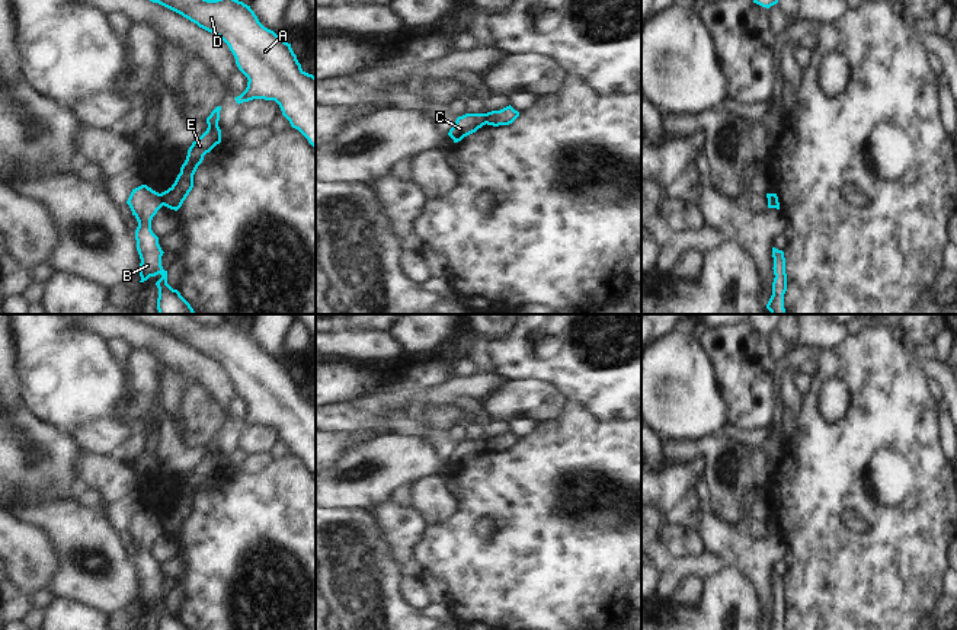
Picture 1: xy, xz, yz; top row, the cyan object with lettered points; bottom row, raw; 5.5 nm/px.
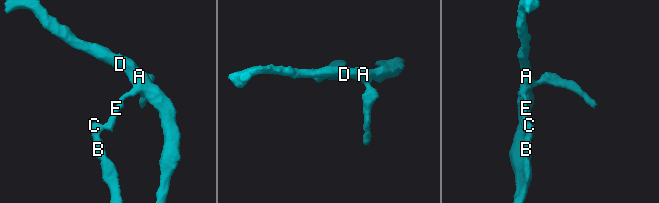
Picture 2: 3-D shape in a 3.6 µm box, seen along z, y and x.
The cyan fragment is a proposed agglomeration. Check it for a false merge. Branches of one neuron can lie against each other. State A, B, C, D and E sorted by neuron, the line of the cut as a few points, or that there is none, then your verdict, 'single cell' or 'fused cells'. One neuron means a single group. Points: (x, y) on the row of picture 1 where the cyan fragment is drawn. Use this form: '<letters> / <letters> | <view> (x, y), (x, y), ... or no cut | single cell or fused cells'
A D E / B C | xy (159, 194), (163, 204) | fused cells

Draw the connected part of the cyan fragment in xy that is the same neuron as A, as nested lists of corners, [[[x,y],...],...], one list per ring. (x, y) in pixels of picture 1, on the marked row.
[[[150,0],[159,3],[199,28],[220,36],[236,58],[239,70],[247,77],[246,90],[234,97],[240,105],[253,99],[275,100],[291,127],[316,147],[316,77],[305,73],[291,44],[265,28],[250,6],[239,0]]]

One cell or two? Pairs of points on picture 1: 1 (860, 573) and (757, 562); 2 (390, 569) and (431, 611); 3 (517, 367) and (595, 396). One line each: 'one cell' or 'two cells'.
1: two cells
2: two cells
3: one cell

